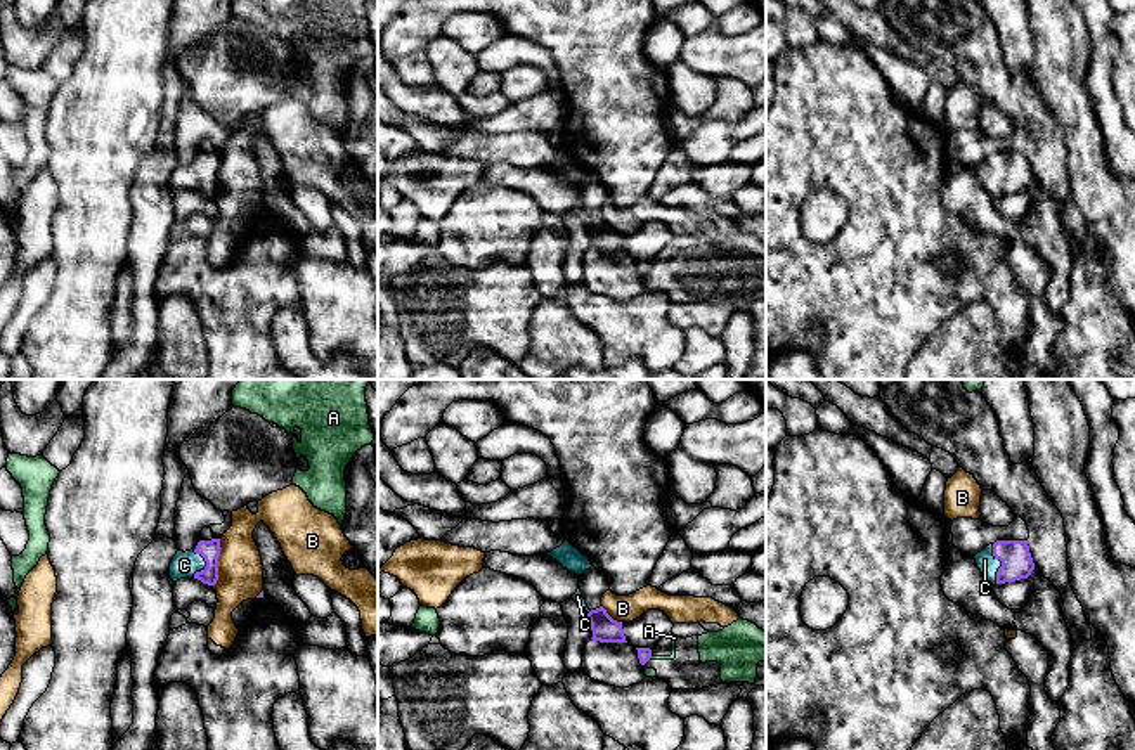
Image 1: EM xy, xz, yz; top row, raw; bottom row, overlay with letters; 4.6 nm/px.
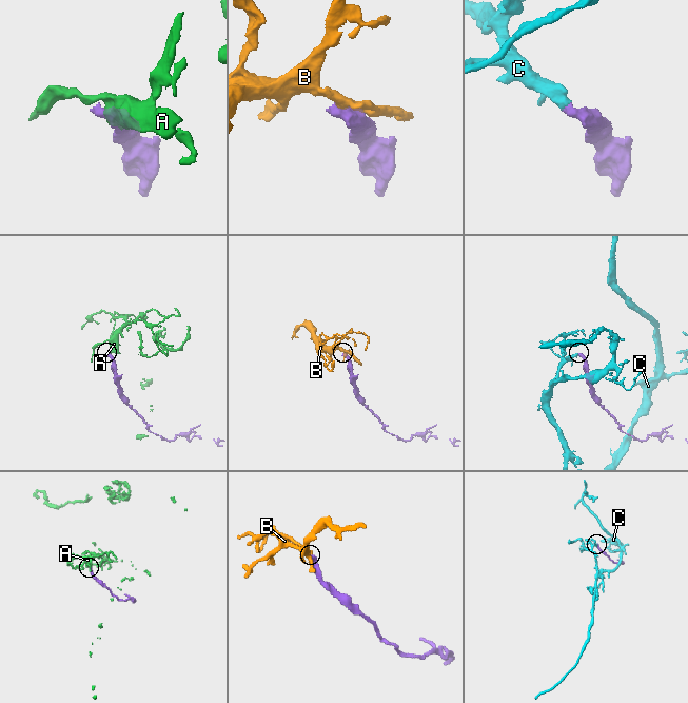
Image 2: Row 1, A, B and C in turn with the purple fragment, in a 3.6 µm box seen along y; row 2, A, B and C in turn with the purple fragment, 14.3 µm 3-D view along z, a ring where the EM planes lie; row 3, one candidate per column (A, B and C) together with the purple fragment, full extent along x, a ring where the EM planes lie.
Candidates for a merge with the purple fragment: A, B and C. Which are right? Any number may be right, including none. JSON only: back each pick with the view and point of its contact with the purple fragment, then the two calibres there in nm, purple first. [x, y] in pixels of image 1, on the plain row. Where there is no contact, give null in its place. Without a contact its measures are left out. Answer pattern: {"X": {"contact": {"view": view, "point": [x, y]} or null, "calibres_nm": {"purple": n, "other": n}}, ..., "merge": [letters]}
{"C": {"contact": {"view": "yz", "point": [1002, 175]}, "calibres_nm": {"purple": 140, "other": 90}}, "merge": ["C"]}

